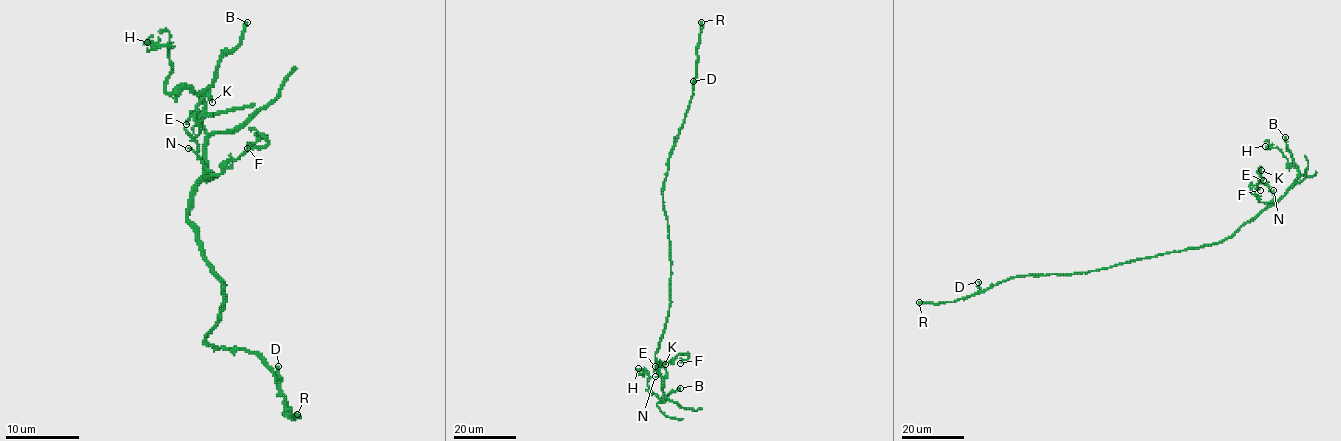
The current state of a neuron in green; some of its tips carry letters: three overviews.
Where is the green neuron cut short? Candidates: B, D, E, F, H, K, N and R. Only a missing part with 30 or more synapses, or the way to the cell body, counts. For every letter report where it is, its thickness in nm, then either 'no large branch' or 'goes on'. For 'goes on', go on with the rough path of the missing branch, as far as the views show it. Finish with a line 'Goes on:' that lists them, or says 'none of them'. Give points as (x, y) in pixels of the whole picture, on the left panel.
B: (247, 22) | 340 nm | no large branch
D: (278, 366) | 180 nm | no large branch
E: (186, 124) | 180 nm | no large branch
F: (247, 148) | 110 nm | no large branch
H: (147, 42) | 220 nm | no large branch
K: (212, 102) | 160 nm | no large branch
N: (188, 148) | 160 nm | no large branch
R: (297, 414) | 420 nm | goes on | (297, 414), (365, 338), (364, 209), (423, 189), (439, 140), (378, 40)
Goes on: R

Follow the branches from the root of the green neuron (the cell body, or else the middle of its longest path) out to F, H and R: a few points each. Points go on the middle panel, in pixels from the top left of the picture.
F: (670, 254), (670, 304), (655, 353), (656, 368), (665, 377), (664, 364), (679, 353), (689, 353), (680, 363)
H: (670, 254), (670, 304), (655, 353), (662, 402), (646, 389), (648, 376), (639, 374), (638, 368)
R: (670, 254), (668, 222), (663, 209), (664, 181), (669, 152), (692, 96), (701, 22)

